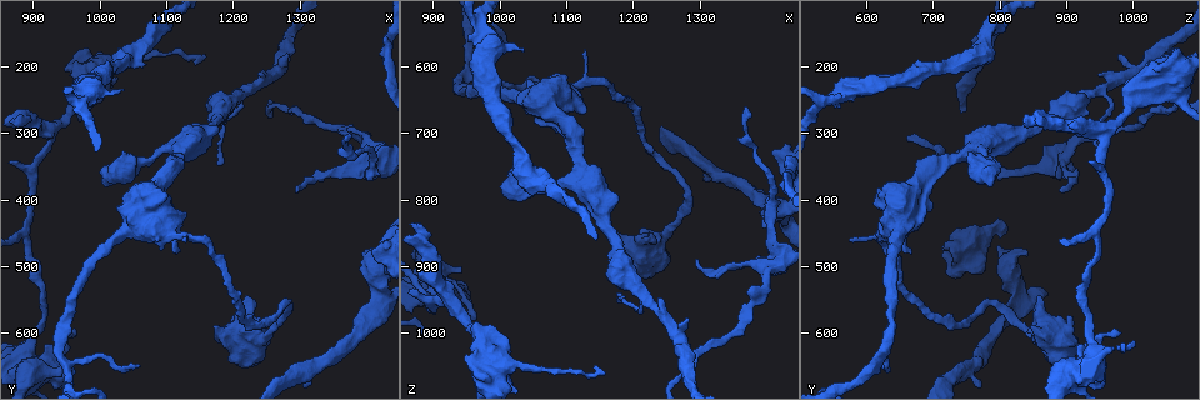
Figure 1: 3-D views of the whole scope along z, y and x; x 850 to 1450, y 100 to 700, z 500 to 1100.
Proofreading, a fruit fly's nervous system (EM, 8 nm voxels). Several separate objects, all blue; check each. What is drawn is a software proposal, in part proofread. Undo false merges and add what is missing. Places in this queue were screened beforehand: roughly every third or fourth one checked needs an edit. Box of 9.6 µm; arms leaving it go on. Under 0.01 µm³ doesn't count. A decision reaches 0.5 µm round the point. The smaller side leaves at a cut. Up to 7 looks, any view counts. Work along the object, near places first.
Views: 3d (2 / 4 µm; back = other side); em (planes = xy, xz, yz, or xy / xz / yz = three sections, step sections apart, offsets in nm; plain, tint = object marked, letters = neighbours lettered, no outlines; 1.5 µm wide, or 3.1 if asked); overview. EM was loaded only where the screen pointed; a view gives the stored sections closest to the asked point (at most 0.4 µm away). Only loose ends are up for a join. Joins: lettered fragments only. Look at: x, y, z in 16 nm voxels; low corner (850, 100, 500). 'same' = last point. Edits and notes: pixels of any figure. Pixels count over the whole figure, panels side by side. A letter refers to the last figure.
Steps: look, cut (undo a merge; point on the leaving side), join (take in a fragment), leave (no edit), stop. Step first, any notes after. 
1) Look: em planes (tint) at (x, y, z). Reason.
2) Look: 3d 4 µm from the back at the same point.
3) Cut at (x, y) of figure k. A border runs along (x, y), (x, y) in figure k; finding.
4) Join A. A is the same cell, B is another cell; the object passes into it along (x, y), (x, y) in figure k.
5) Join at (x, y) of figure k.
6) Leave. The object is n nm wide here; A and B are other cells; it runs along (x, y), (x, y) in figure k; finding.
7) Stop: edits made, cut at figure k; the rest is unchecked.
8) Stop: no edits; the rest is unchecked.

Look: 3d 4 µm at (945, 670, 905). Thick end.

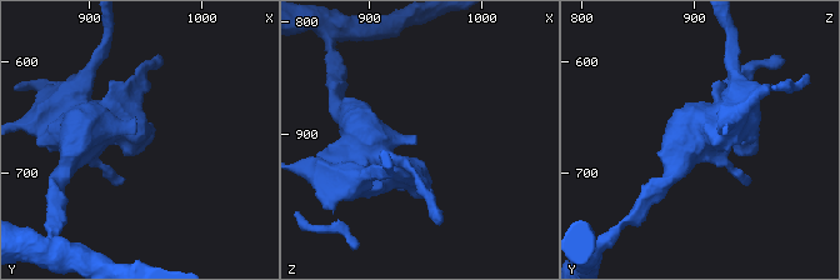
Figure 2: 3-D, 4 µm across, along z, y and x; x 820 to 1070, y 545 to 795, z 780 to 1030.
Look: em planes (letters) at (944, 664, 906). Now the EM.

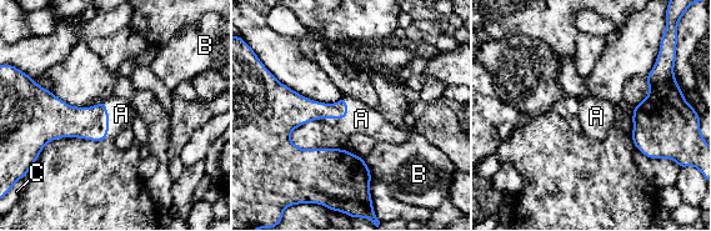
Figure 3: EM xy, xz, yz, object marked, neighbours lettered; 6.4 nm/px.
Join A. The longest contact is with A, 240 nm; A is the same cell, B and C are other cells; it goes on there.

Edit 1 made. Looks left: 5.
Look: em planes (letters) at (1295, 385, 890). Tapers out.

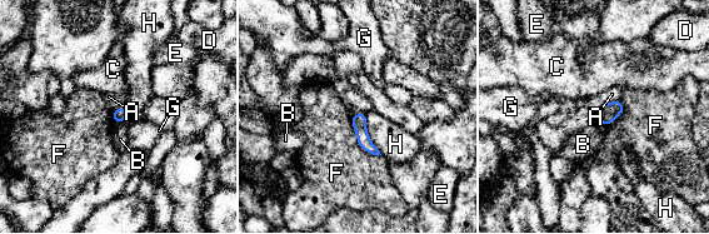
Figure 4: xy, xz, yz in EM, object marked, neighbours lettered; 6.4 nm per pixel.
Leave. The longest contact is with F, 320 nm; A, B, C, D, E, F, G and H are other cells; no lettered fragment goes on from it.

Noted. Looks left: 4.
Stop: edits made, join at figure 3; the rest is unchecked.

